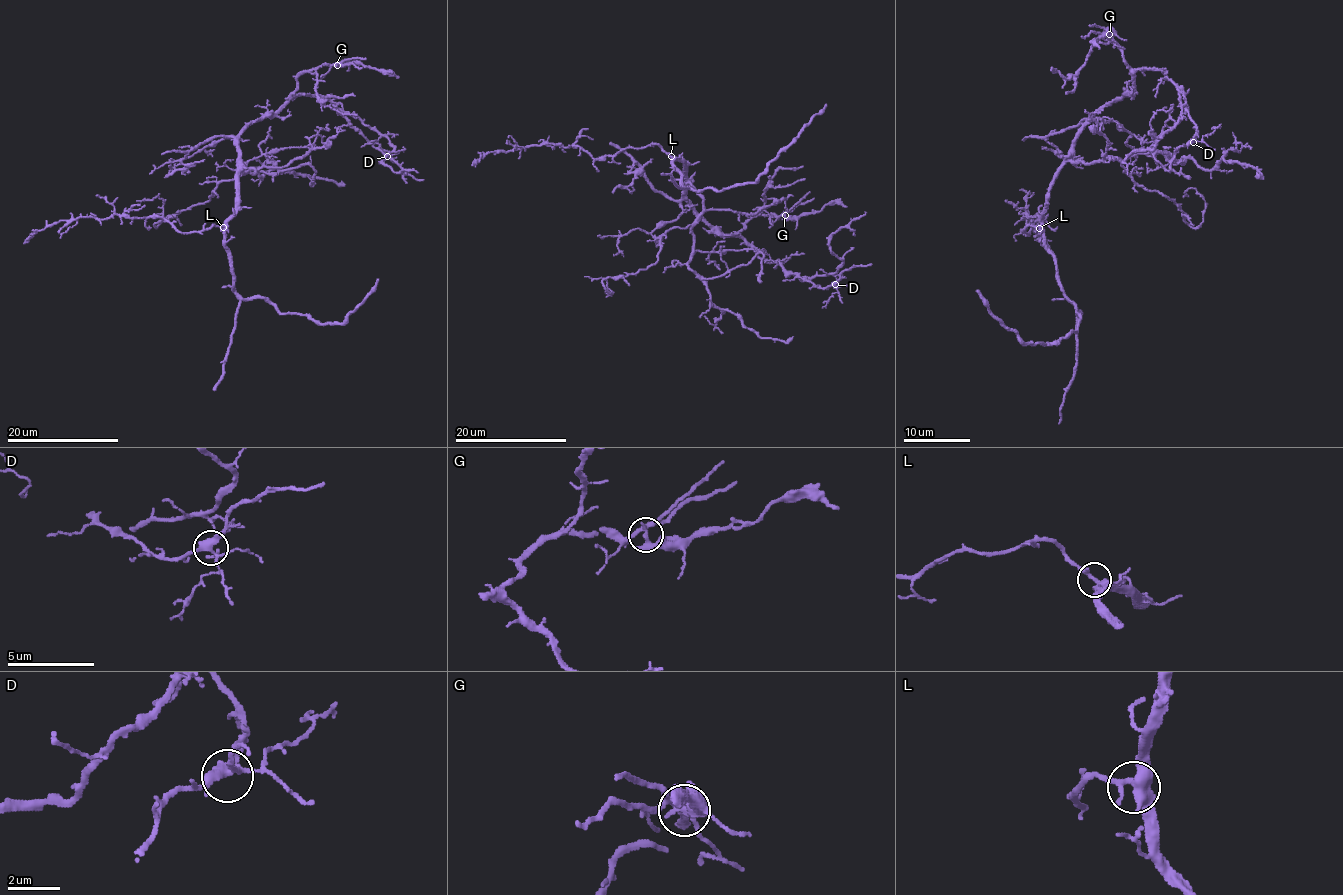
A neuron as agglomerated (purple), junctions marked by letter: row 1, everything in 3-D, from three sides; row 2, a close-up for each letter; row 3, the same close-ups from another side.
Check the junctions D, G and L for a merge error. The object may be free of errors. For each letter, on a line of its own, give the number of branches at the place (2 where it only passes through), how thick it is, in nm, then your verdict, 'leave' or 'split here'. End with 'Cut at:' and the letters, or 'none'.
D: 6 | 320 nm | leave
G: 4 | 300 nm | split here
L: 4 | 320 nm | leave
Cut at: G

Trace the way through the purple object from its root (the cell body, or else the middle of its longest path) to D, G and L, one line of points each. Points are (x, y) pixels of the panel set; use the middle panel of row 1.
D: (686, 180), (686, 200), (724, 234), (740, 236), (761, 258), (775, 261), (818, 287), (835, 284)
G: (686, 180), (686, 200), (700, 216), (724, 234), (736, 234), (758, 215), (785, 215)
L: (686, 180), (686, 166), (671, 156)

